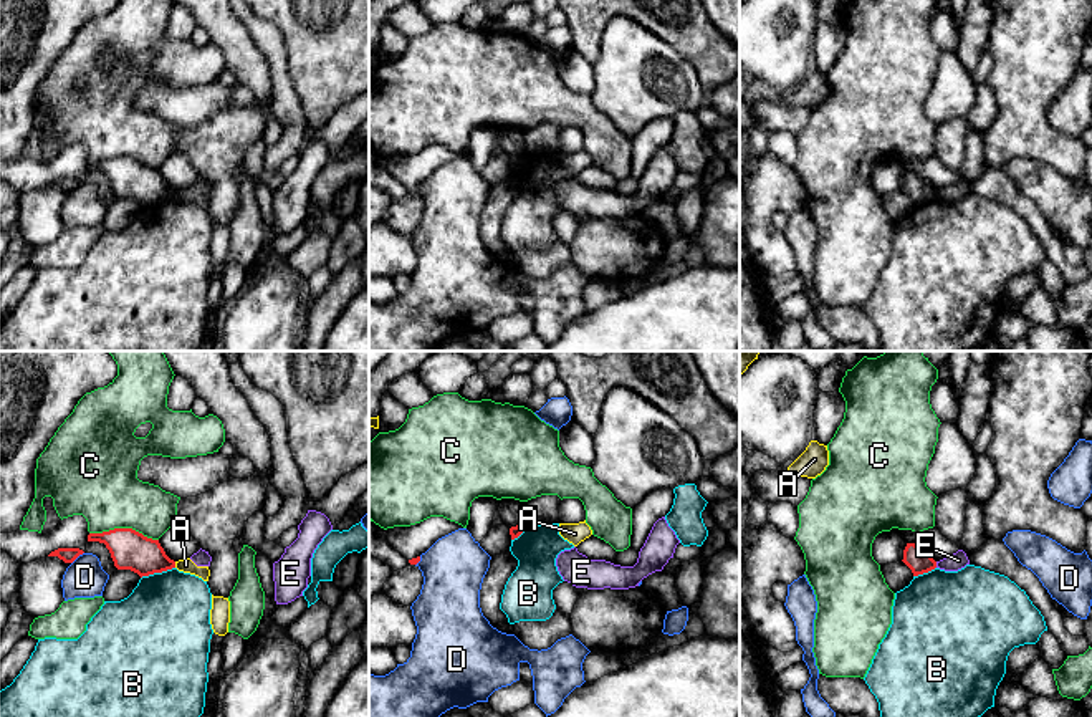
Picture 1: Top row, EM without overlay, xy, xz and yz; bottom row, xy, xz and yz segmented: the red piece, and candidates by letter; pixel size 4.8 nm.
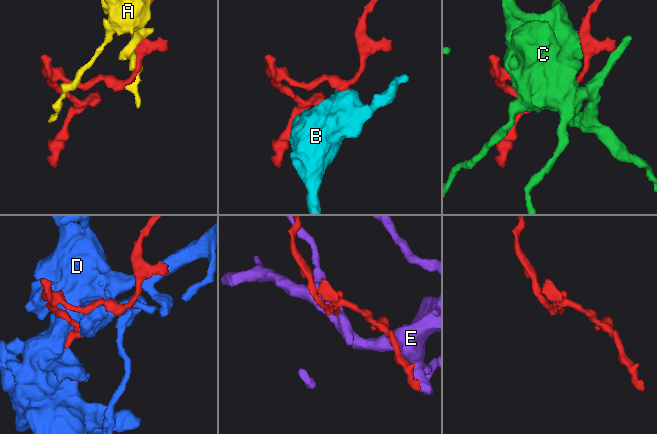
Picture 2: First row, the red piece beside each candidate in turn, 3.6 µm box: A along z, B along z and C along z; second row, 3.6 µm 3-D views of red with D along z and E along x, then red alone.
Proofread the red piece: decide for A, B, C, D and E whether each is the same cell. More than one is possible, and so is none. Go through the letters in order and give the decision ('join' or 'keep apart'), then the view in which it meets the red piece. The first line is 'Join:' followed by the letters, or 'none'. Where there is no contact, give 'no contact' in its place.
Join: none
A: keep apart; meets red in xy
B: keep apart; meets red in xy
C: keep apart; meets red in xy
D: keep apart; meets red in xy
E: keep apart; meets red in yz

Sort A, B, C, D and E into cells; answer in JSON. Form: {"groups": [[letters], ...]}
{"groups": [["A"], ["B"], ["C"], ["D"], ["E"]]}

